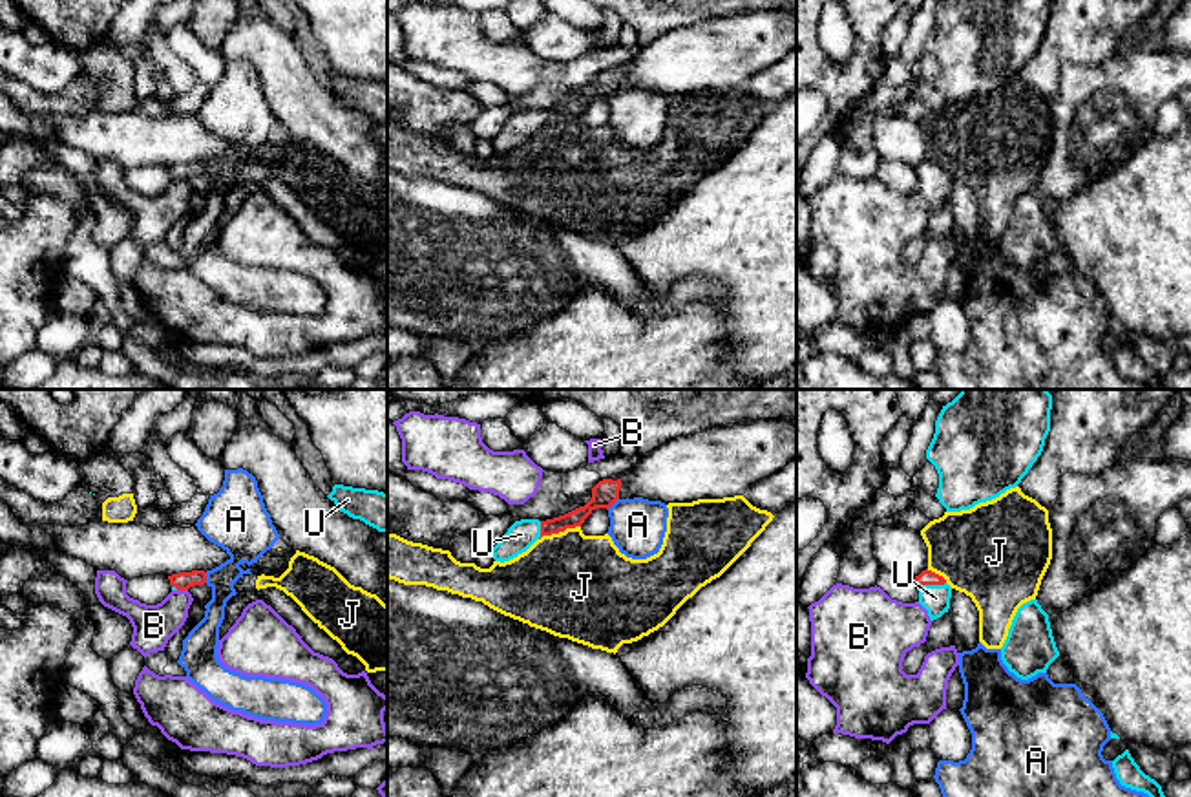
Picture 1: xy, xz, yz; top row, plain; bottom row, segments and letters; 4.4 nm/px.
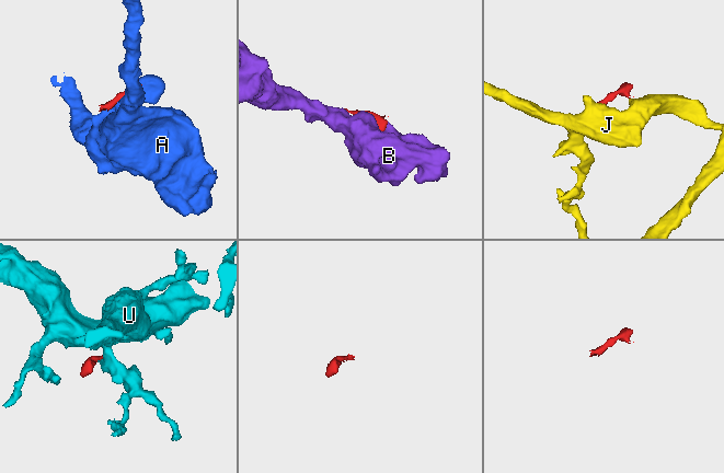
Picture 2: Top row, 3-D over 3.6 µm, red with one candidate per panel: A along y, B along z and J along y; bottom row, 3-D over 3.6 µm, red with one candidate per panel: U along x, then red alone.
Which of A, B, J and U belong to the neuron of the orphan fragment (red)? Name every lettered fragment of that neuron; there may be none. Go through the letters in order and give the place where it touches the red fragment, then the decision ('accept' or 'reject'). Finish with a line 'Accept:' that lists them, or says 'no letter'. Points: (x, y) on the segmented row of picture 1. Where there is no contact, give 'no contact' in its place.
A: xz (612, 503) | reject
B: xy (183, 589) | reject
J: xz (559, 531) | reject
U: yz (930, 584) | accept
Accept: U

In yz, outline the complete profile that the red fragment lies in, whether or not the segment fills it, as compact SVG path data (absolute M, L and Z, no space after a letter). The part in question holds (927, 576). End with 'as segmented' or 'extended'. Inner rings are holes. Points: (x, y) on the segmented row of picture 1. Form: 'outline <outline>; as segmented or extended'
outline M932 570L915 576L919 603L928 611L930 620L941 618L950 609L952 587Z; extended

